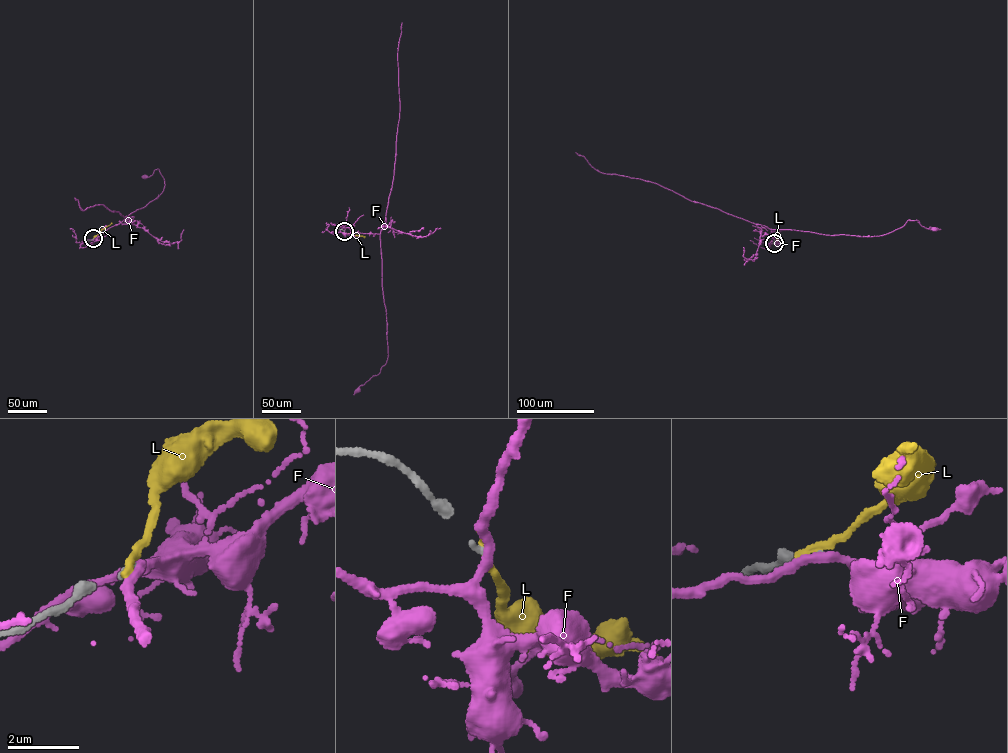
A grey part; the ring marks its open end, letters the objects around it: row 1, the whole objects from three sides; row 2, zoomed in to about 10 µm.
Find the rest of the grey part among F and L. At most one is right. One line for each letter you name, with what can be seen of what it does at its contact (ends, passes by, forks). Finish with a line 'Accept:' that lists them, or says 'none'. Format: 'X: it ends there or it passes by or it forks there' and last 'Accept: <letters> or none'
Accept: none

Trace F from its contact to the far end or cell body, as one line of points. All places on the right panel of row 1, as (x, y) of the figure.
F: (775, 243), (772, 229), (871, 237), (892, 232), (908, 220), (918, 220), (925, 228), (935, 229)

